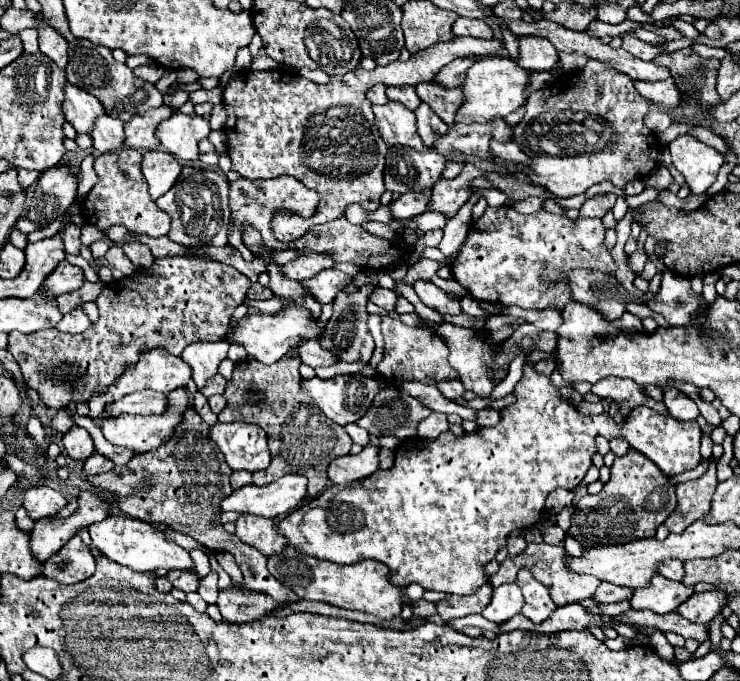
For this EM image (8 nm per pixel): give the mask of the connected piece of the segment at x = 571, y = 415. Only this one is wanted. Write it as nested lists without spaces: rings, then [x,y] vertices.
[[[532,366],[524,368],[524,376],[516,384],[514,394],[518,398],[516,404],[506,406],[500,412],[502,418],[496,426],[478,428],[462,438],[456,438],[448,430],[430,442],[420,438],[402,442],[396,448],[394,466],[390,470],[376,470],[376,474],[350,486],[332,486],[310,504],[300,506],[286,516],[278,524],[278,532],[292,548],[306,556],[336,564],[354,564],[362,558],[372,558],[390,568],[390,578],[396,586],[406,588],[416,582],[424,590],[466,596],[476,592],[488,580],[482,566],[494,560],[496,552],[506,546],[508,534],[526,528],[540,518],[550,490],[558,486],[574,490],[582,482],[584,474],[592,466],[596,434],[602,434],[608,440],[622,436],[632,448],[648,456],[666,476],[692,470],[702,460],[702,432],[694,420],[678,422],[670,414],[658,414],[648,406],[636,406],[624,426],[618,426],[608,414],[582,416],[572,404],[560,398],[558,388],[552,386],[550,378],[536,374]]]

